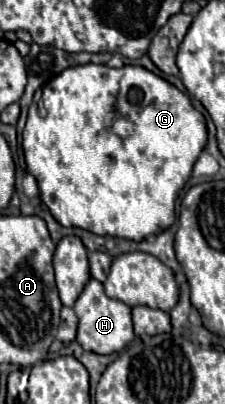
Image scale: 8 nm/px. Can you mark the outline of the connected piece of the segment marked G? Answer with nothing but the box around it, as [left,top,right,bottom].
[22,63,208,241]

